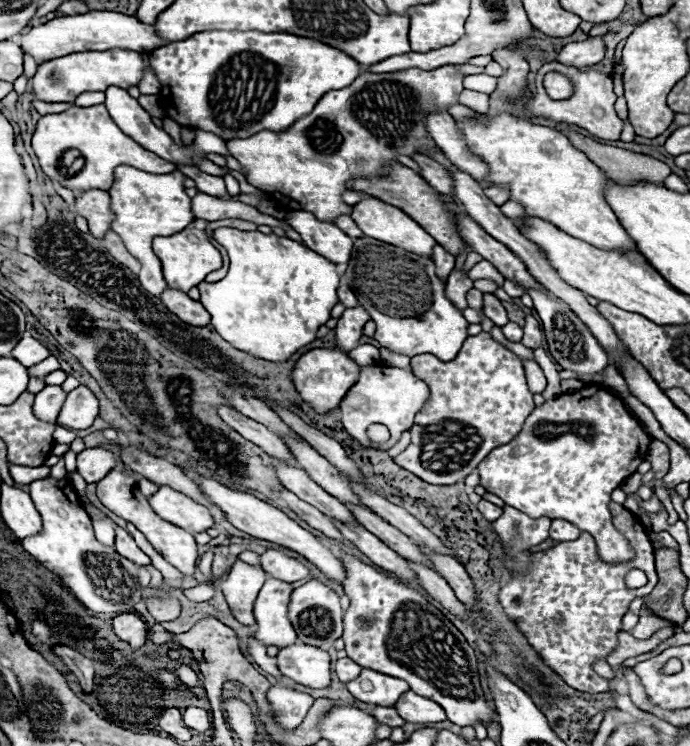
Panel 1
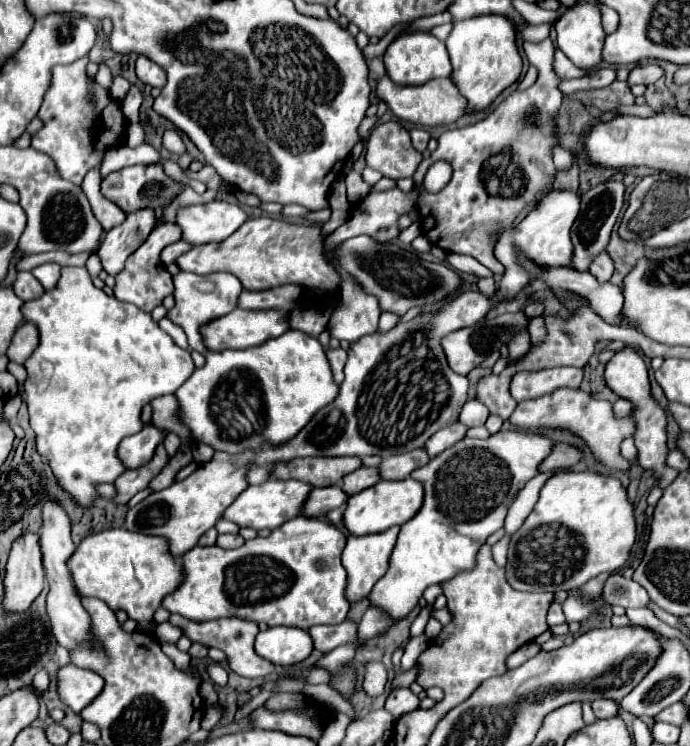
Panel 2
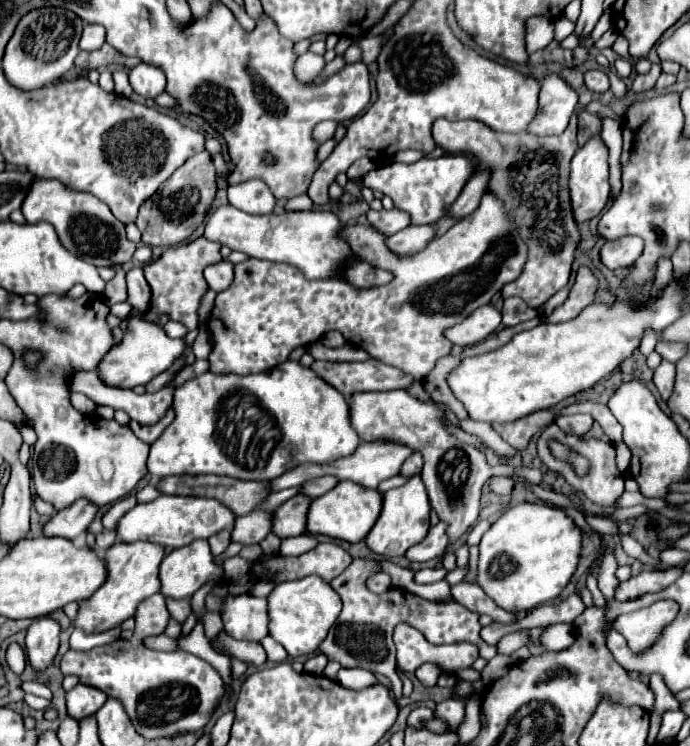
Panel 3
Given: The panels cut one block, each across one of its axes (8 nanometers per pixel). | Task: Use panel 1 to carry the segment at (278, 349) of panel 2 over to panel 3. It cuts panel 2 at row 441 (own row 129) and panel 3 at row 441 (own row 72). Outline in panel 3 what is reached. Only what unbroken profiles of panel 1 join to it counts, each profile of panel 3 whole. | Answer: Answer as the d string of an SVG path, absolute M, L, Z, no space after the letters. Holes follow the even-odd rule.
M286 360L260 374L200 374L174 390L172 406L176 414L172 424L150 446L148 472L156 480L176 474L220 474L240 480L274 480L304 462L322 464L350 456L360 444L358 434L348 422L346 398L310 368L294 360Z

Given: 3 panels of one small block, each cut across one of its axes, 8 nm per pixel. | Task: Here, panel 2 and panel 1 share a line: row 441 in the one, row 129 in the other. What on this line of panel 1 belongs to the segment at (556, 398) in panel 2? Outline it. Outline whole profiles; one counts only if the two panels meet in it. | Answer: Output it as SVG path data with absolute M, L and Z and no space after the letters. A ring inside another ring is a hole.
M550 62L550 64L544 64L538 74L536 74L536 94L528 100L528 104L524 106L524 110L530 114L530 116L540 116L540 118L546 118L546 120L552 120L552 122L566 122L566 124L576 124L584 130L588 130L592 136L596 138L604 138L604 140L618 140L620 138L620 132L624 128L624 122L616 116L614 112L614 102L616 102L617 96L614 96L612 92L612 78L604 72L596 72L596 70L578 70L578 68L568 68L568 66L562 66L560 62ZM548 72L560 72L564 76L568 76L574 84L574 92L570 98L566 100L552 100L548 94L544 94L544 76Z

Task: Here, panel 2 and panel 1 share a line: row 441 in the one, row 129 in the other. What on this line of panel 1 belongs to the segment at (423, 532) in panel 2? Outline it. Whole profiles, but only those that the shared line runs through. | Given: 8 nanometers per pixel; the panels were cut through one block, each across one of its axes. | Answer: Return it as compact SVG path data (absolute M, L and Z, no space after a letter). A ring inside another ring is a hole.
M512 114L488 118L486 126L458 122L458 128L464 132L468 148L490 164L490 186L510 186L510 200L518 200L528 216L552 222L566 234L602 250L638 252L636 242L620 226L614 210L606 202L604 190L612 180L582 150L576 150L564 134Z

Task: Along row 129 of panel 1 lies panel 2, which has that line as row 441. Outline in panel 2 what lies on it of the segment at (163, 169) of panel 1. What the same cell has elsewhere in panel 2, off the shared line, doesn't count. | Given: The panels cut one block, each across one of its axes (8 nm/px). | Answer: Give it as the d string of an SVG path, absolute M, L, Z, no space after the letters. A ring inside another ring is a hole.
M62 268L56 288L46 290L40 300L24 302L22 314L24 322L36 324L40 332L38 348L24 362L28 372L24 384L26 404L29 423L36 435L36 448L48 458L60 486L80 504L88 506L96 498L96 484L114 482L124 472L124 466L116 458L116 446L124 436L136 434L144 426L140 420L142 406L156 396L174 394L190 376L190 352L178 348L150 314L98 290L86 268Z

